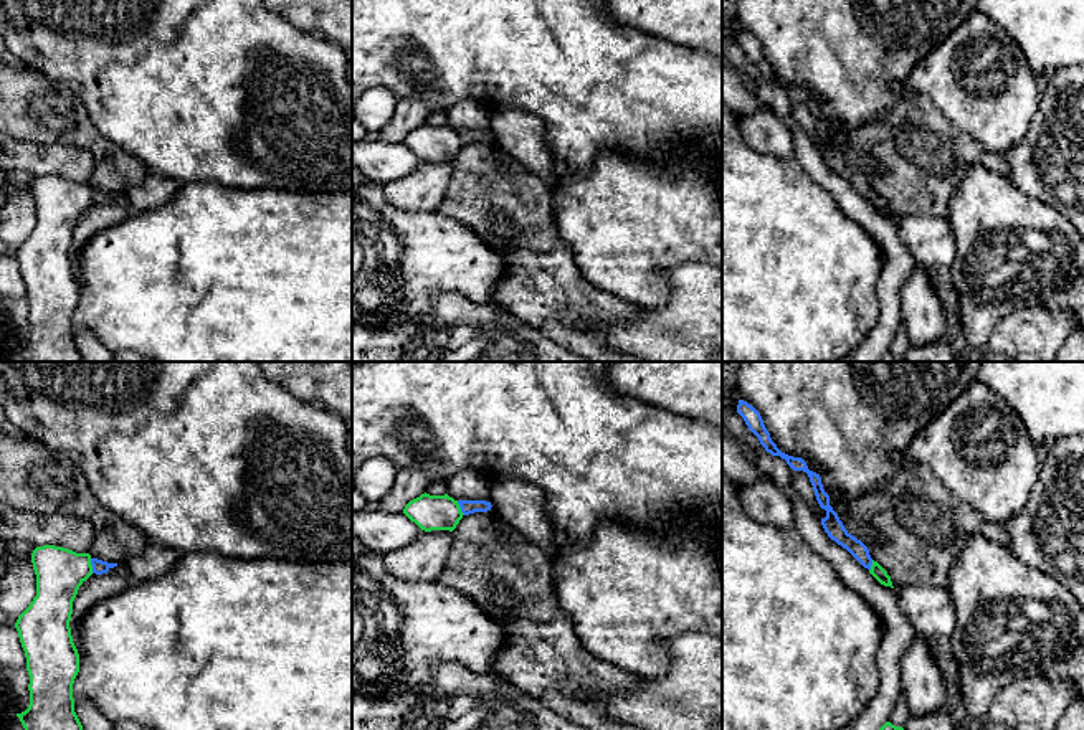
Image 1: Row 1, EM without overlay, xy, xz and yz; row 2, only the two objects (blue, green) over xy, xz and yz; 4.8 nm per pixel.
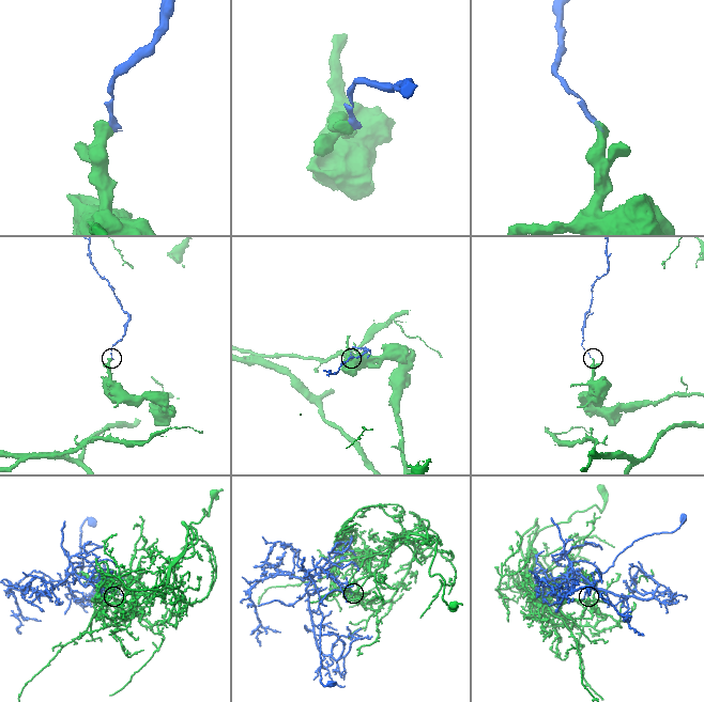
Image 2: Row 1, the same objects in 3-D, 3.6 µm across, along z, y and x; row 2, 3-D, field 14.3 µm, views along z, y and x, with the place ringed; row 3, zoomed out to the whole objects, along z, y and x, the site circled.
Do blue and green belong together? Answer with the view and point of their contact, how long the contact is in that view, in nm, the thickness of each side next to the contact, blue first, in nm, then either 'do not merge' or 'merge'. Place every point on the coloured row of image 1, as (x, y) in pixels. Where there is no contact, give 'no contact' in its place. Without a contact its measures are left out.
xy (91, 564) | 70 nm | 70/240 nm | do not merge

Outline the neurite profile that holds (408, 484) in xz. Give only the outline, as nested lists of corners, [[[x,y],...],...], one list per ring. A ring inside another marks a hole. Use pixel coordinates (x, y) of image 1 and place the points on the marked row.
[[[398,471],[390,492],[380,500],[380,510],[403,512],[405,505],[426,492],[433,479],[421,471]]]

